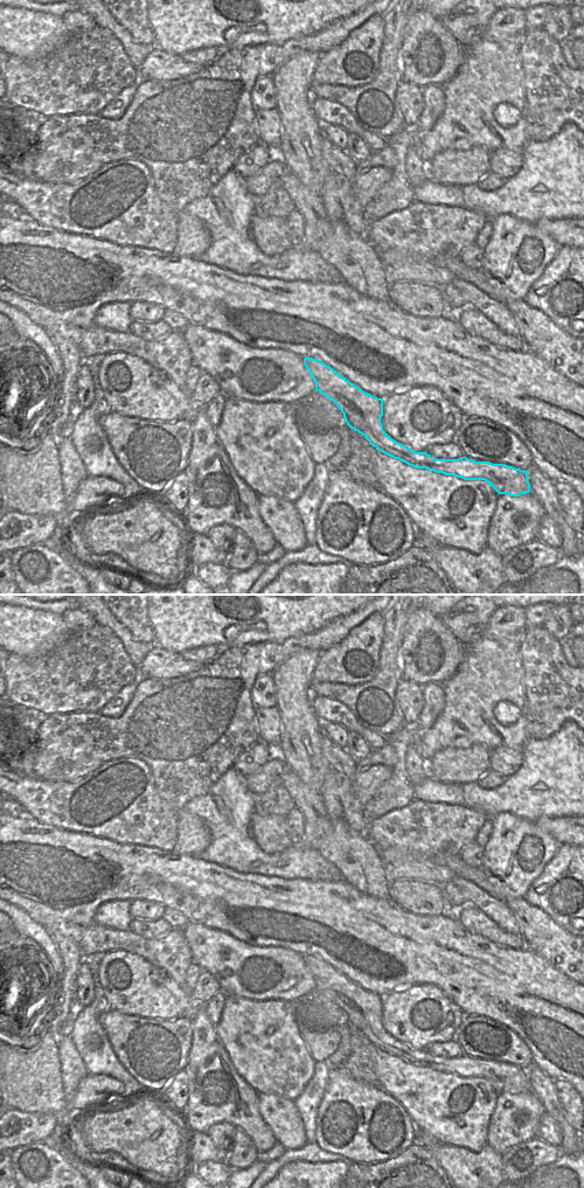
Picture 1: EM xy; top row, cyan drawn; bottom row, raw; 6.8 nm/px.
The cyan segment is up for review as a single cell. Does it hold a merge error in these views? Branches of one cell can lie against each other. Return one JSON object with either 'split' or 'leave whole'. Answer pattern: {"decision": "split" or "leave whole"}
{"decision": "leave whole"}

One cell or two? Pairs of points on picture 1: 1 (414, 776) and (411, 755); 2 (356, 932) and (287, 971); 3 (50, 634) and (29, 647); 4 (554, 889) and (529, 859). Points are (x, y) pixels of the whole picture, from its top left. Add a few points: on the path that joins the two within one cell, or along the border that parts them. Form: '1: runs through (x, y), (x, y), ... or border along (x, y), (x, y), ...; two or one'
1: runs through (414, 771), (412, 759); one
2: border along (277, 946), (290, 949), (303, 957); two
3: runs through (46, 634), (42, 634), (34, 643); one
4: border along (557, 850), (525, 895); two

